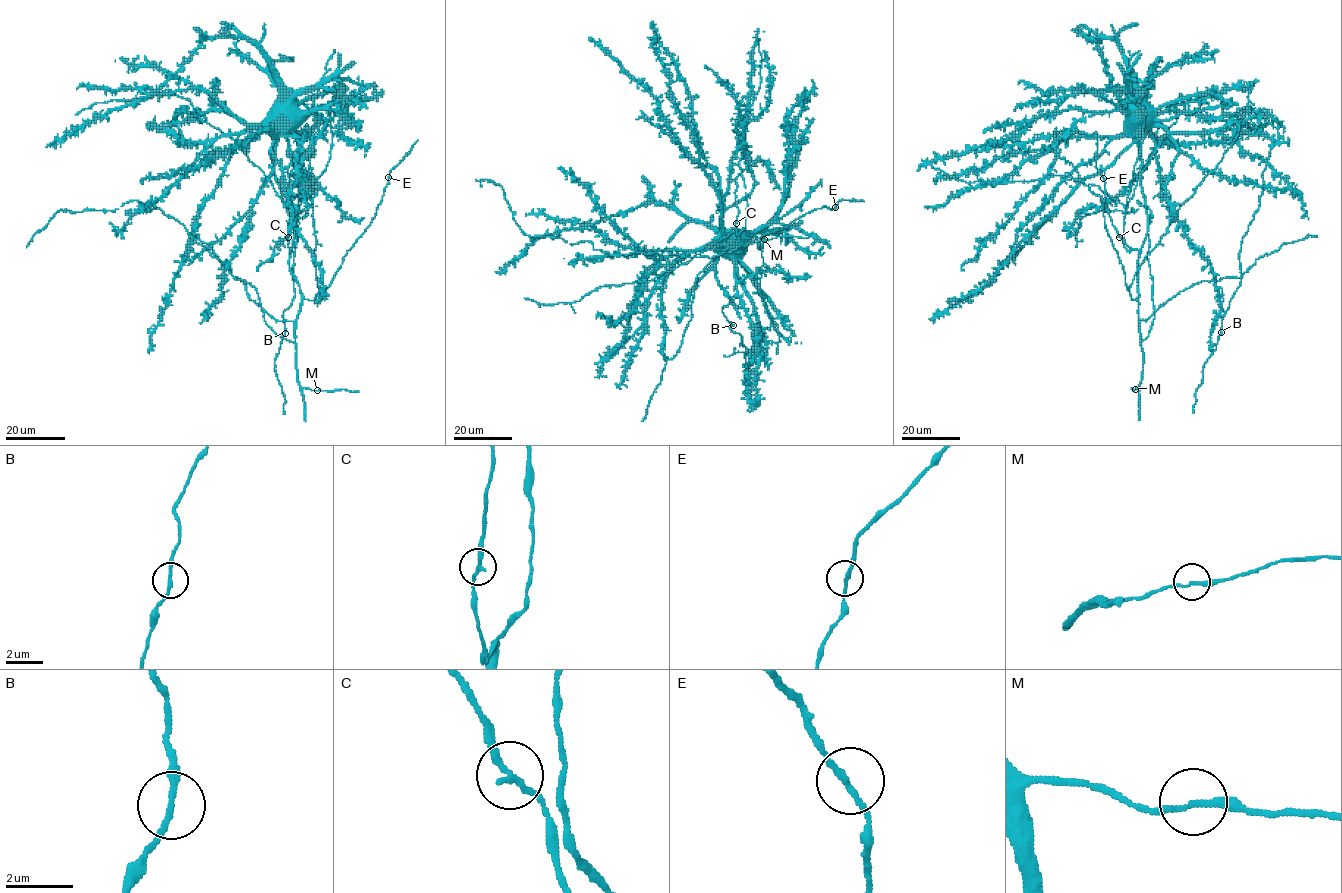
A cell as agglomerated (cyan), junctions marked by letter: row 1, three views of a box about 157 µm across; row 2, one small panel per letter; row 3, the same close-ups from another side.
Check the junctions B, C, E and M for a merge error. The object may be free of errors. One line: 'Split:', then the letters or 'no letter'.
Split: no letter

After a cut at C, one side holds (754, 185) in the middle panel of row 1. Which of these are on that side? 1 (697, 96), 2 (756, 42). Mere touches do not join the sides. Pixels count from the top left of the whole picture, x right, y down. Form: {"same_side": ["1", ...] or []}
{"same_side": ["2"]}

